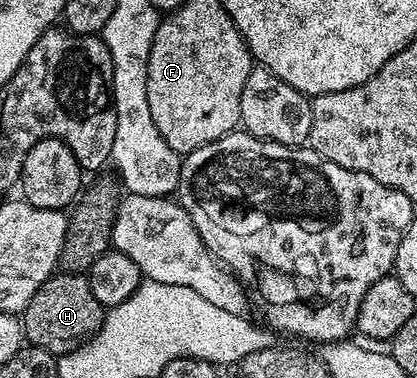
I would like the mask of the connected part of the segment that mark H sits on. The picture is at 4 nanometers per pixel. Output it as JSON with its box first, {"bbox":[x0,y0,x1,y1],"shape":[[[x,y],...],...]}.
{"bbox":[21,272,104,356],"shape":[[[55,272],[32,296],[21,315],[24,338],[29,345],[39,346],[49,354],[61,356],[88,341],[102,326],[104,307],[92,296],[89,277],[85,273]]]}

